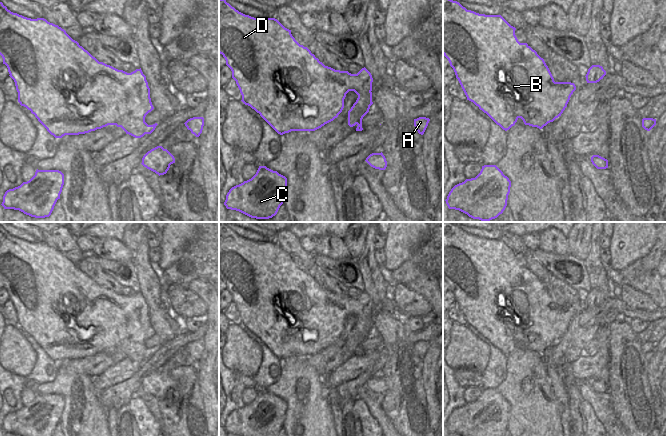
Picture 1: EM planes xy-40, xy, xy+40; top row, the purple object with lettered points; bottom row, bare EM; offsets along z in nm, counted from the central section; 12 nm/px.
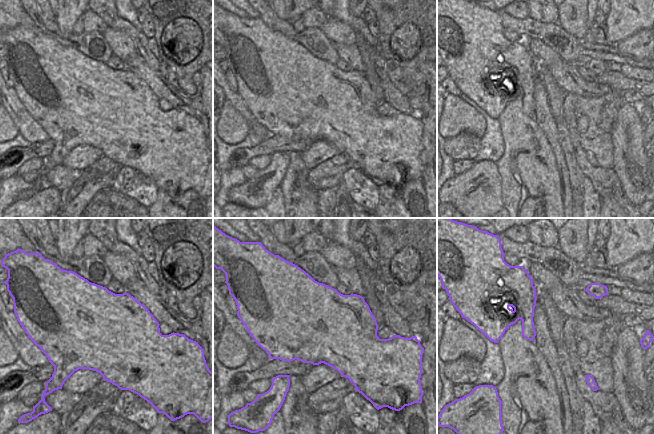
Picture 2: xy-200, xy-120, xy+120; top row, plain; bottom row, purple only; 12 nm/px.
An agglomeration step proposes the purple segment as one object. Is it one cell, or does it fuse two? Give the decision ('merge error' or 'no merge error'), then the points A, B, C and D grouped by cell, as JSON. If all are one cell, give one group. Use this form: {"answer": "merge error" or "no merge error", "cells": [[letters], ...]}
{"answer": "no merge error", "cells": [["A", "B", "C", "D"]]}

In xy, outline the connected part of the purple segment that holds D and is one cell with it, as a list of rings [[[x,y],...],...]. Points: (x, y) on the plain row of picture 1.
[[[219,223],[219,277],[226,284],[232,295],[232,302],[242,319],[242,326],[250,330],[280,359],[291,355],[315,355],[333,345],[344,332],[344,323],[349,315],[354,315],[358,322],[348,335],[348,349],[358,349],[356,355],[362,355],[362,343],[369,336],[372,326],[371,297],[364,291],[357,298],[335,294],[325,290],[311,275],[300,269],[275,242],[254,242],[245,239],[225,223]]]

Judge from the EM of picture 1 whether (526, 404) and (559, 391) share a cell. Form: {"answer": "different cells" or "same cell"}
{"answer": "different cells"}

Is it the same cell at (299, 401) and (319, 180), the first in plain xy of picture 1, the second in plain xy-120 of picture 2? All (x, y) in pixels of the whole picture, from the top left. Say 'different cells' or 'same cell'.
different cells

